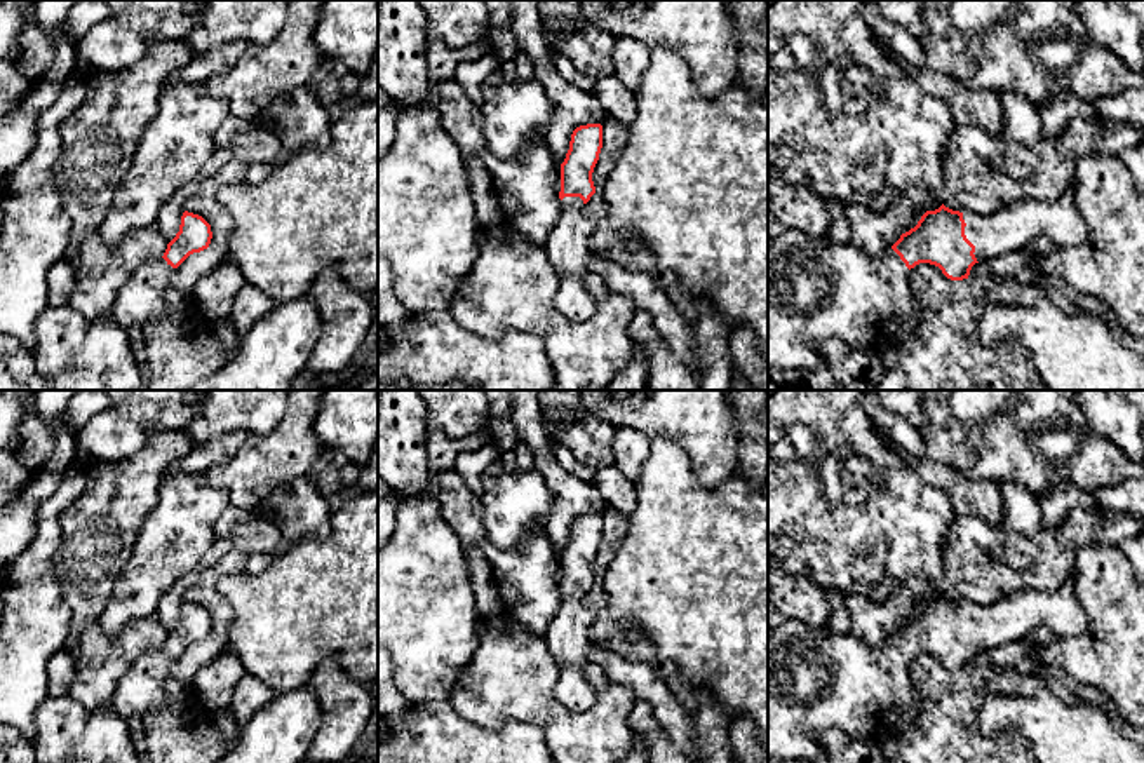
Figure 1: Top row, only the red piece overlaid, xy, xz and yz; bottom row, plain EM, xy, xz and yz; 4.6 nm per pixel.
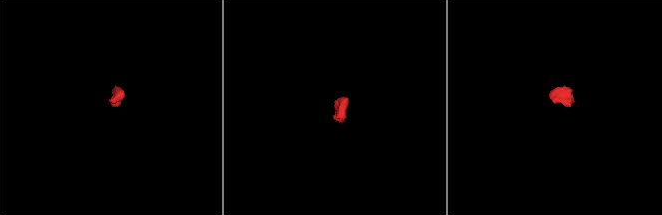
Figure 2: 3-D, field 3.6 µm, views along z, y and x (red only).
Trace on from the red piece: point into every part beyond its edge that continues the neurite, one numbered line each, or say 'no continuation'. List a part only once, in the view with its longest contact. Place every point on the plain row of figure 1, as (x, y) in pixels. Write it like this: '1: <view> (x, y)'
1: yz (1017, 615)
2: yz (817, 678)

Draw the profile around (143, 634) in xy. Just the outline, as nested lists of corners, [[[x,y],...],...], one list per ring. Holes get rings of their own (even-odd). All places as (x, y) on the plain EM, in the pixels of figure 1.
[[[157,613],[134,620],[118,636],[106,638],[99,629],[99,622],[92,622],[80,636],[77,652],[77,676],[70,686],[68,695],[87,709],[99,709],[111,706],[111,697],[118,686],[120,678],[129,667],[146,652],[164,646],[169,631],[160,624]]]

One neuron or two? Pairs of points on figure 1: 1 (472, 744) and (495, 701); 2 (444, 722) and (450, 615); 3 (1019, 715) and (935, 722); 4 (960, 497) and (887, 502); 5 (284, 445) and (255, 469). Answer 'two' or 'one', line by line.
1: two
2: two
3: two
4: two
5: one

